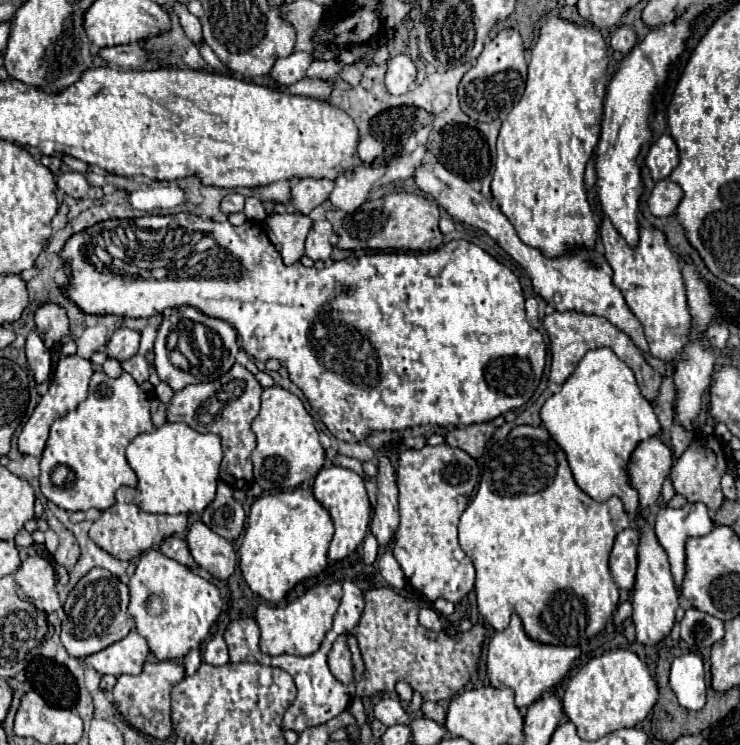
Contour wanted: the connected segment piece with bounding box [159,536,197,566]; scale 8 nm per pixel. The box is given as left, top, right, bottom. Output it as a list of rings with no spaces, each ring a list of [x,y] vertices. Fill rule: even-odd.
[[[171,536],[167,540],[163,540],[163,544],[159,546],[159,552],[165,554],[167,558],[183,564],[183,566],[197,566],[191,558],[191,552],[187,548],[187,542],[183,538],[177,538],[177,536]]]

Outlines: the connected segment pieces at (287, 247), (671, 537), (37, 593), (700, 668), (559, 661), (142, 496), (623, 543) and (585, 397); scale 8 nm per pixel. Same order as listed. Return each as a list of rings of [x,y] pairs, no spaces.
[[[301,212],[293,214],[269,214],[263,220],[263,228],[269,240],[279,248],[285,264],[295,264],[305,254],[305,238],[313,220]]]
[[[687,504],[679,510],[675,508],[663,508],[657,514],[655,520],[655,534],[659,538],[659,544],[665,548],[675,586],[681,588],[685,578],[685,542],[687,538],[699,538],[709,534],[713,528],[713,520],[709,516],[709,510],[705,504]]]
[[[41,556],[23,560],[19,570],[15,572],[15,582],[41,612],[51,614],[62,608],[55,590],[55,570],[49,560]]]
[[[685,654],[671,664],[669,684],[679,704],[687,710],[701,710],[705,706],[705,666],[695,654]]]
[[[511,616],[509,626],[503,632],[495,632],[489,640],[489,652],[487,652],[487,676],[495,688],[511,688],[515,692],[515,706],[527,708],[537,698],[541,698],[545,692],[555,688],[563,676],[569,672],[573,660],[581,654],[581,650],[575,648],[559,648],[559,646],[545,646],[539,642],[533,642],[525,636],[521,628],[519,616]]]
[[[165,422],[161,428],[155,428],[149,434],[139,434],[127,448],[127,460],[137,474],[137,494],[135,504],[143,512],[151,514],[201,514],[211,500],[215,498],[217,482],[219,482],[219,464],[223,458],[221,440],[215,434],[199,434],[187,424]]]
[[[627,528],[619,532],[615,538],[609,556],[609,570],[615,584],[621,590],[633,590],[635,568],[637,568],[637,544],[639,544],[637,528]]]
[[[611,348],[589,350],[561,386],[561,392],[547,398],[539,416],[551,438],[563,448],[573,478],[583,492],[595,502],[619,496],[627,514],[639,512],[639,494],[629,482],[627,462],[637,444],[657,436],[661,426],[651,404],[641,396],[633,372]]]

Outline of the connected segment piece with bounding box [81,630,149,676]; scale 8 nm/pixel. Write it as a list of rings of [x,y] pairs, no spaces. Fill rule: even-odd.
[[[131,630],[123,640],[91,656],[81,658],[81,662],[101,676],[105,674],[121,676],[121,674],[139,674],[143,670],[147,656],[149,656],[147,640],[143,640],[143,636],[139,636],[135,630]]]

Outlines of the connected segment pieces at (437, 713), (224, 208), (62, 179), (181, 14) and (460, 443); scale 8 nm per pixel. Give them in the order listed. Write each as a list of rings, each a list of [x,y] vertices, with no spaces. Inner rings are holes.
[[[423,702],[421,712],[423,712],[423,718],[435,720],[437,724],[443,724],[443,720],[445,720],[445,710],[443,710],[443,706],[439,706],[439,704],[435,704],[435,702]]]
[[[233,192],[233,194],[227,194],[223,200],[221,200],[221,212],[223,214],[231,214],[231,212],[243,212],[243,204],[245,204],[245,196]]]
[[[71,170],[59,172],[57,186],[65,190],[67,196],[73,196],[73,198],[85,198],[89,192],[89,182],[85,180],[85,176],[79,172],[71,172]]]
[[[177,3],[177,5],[173,7],[173,11],[177,13],[185,34],[194,44],[199,46],[199,44],[203,42],[200,20],[187,10],[185,4]]]
[[[493,422],[463,426],[447,434],[447,444],[451,444],[453,448],[463,448],[471,458],[479,458],[493,432],[495,432]]]

